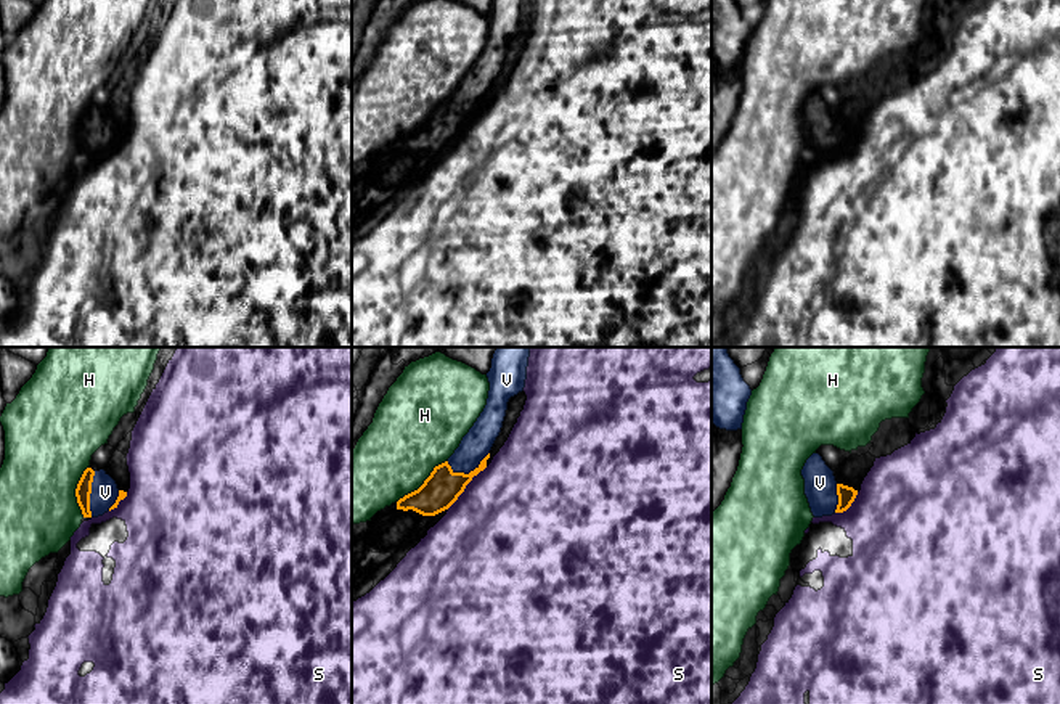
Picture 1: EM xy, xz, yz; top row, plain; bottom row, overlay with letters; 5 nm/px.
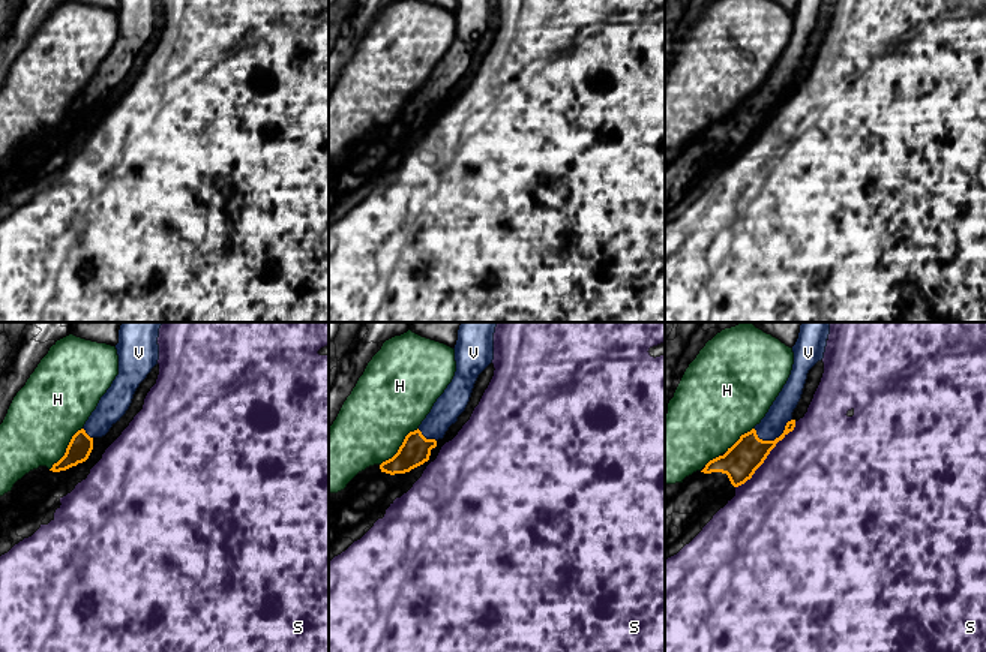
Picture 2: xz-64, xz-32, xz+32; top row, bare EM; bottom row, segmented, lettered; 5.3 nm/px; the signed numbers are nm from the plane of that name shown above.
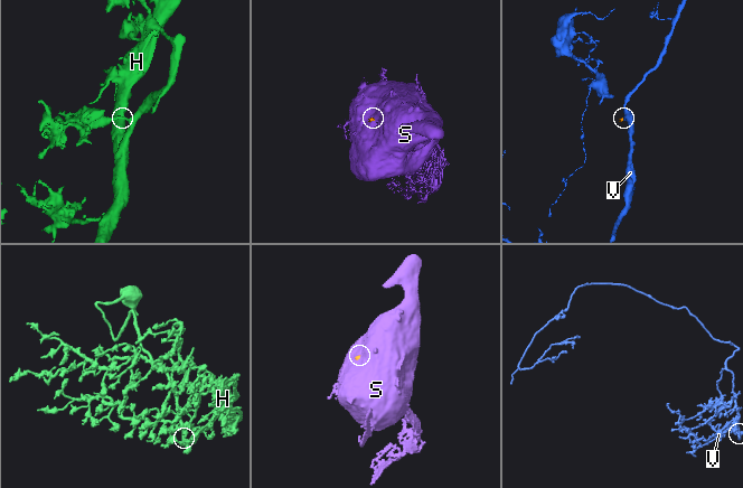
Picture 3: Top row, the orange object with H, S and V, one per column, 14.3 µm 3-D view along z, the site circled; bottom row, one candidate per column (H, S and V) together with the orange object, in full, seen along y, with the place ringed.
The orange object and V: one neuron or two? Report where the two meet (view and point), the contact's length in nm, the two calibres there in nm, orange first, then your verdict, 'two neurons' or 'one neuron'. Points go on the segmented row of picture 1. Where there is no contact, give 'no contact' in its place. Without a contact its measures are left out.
xz (469, 473) | 220 nm | 180/150 nm | one neuron

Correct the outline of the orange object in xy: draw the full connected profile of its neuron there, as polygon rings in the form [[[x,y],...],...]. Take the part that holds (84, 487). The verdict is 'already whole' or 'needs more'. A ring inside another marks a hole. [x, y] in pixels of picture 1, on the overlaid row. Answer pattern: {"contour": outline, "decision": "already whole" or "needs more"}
{"contour": [[[87,468],[75,489],[84,518],[98,518],[117,508],[127,492],[119,490],[116,481],[104,471]]], "decision": "needs more"}

